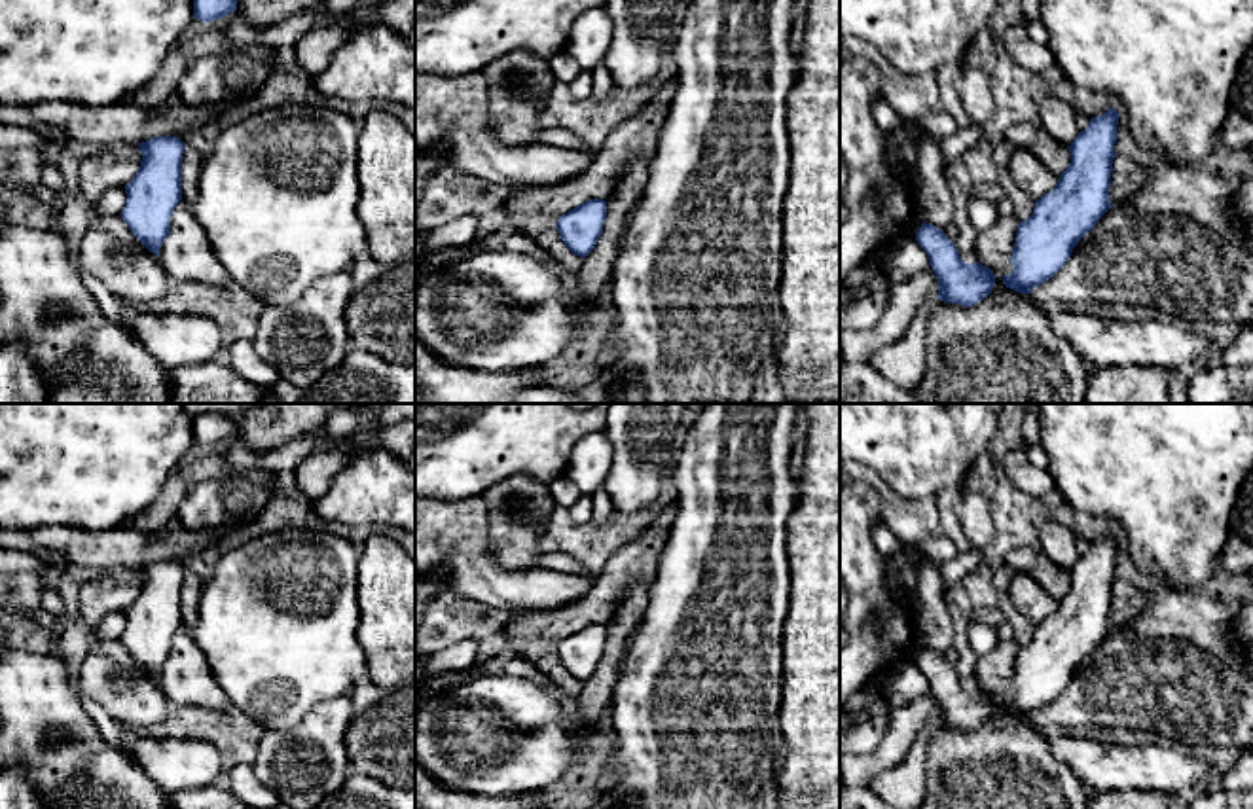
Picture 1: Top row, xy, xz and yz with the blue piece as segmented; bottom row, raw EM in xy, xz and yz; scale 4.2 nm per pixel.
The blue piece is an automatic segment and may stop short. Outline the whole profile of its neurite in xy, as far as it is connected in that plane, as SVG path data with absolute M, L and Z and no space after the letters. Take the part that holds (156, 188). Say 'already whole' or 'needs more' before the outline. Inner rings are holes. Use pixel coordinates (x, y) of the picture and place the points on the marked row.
already whole; M154 136L138 144L142 161L125 186L121 210L131 233L155 256L171 233L171 216L182 201L182 153L186 144L176 136Z

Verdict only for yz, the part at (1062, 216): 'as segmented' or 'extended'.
as segmented

